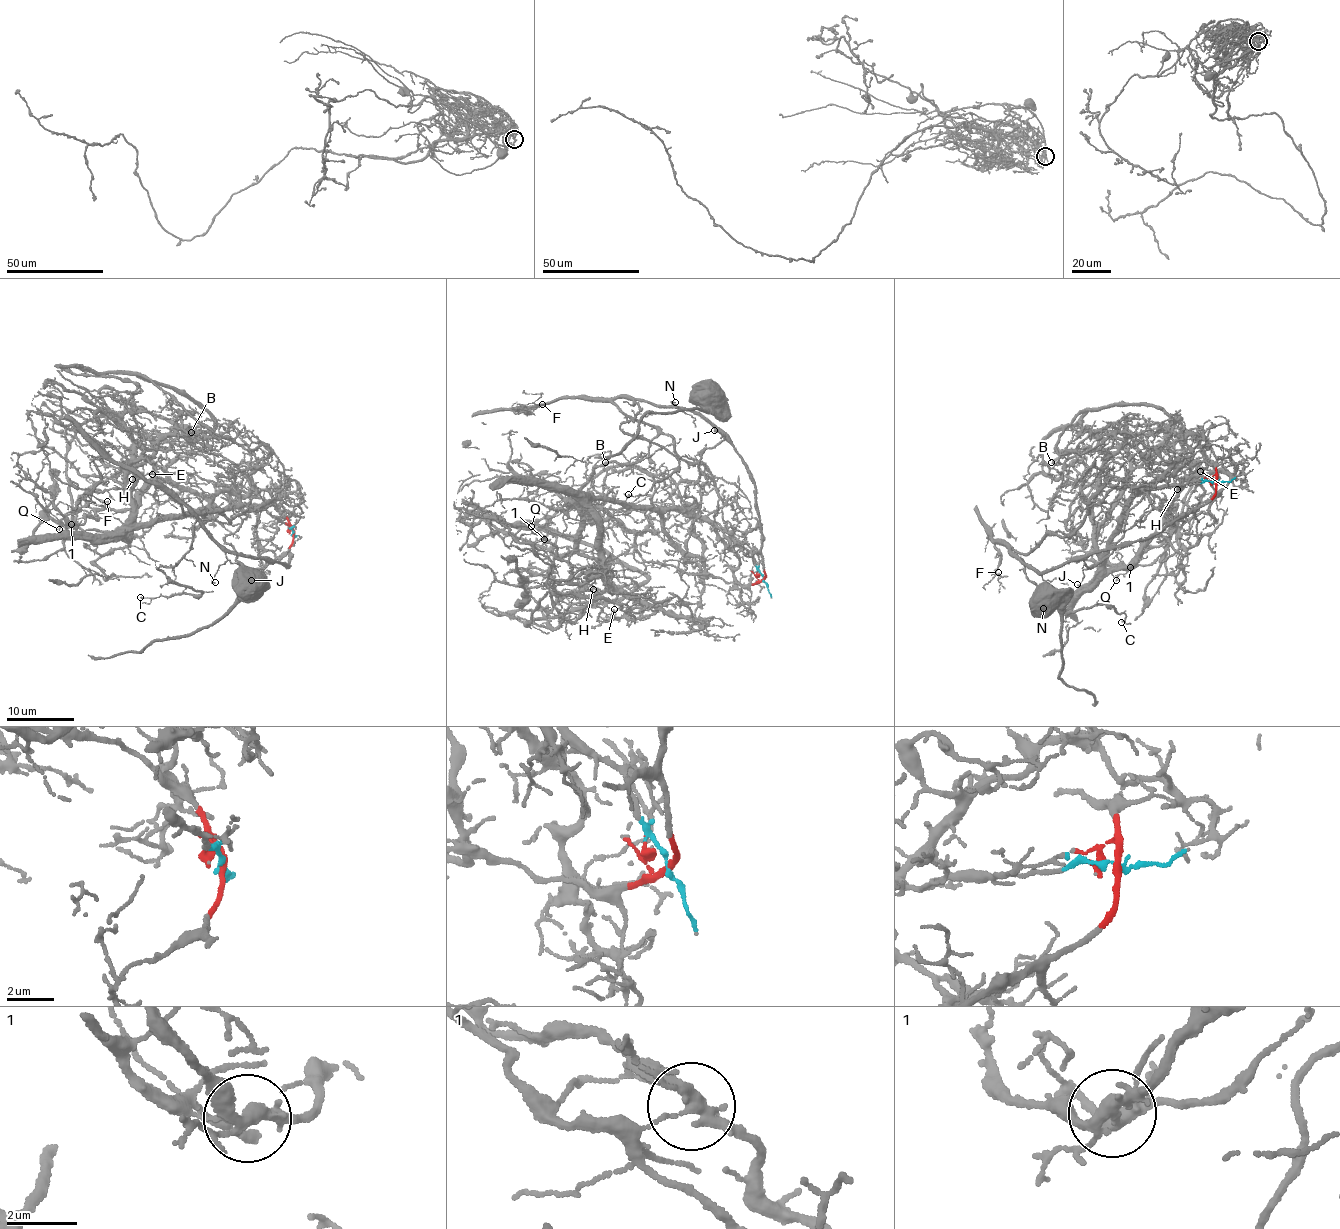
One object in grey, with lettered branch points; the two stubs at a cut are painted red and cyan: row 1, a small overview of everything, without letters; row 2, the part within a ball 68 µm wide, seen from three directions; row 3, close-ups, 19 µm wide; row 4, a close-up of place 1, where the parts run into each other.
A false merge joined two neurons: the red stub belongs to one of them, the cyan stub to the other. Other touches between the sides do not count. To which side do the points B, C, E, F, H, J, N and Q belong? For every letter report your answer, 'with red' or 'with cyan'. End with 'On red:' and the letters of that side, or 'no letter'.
B: with cyan
C: with red
E: with cyan
F: with red
H: with cyan
J: with red
N: with red
Q: with cyan
On red: C, F, J, N

